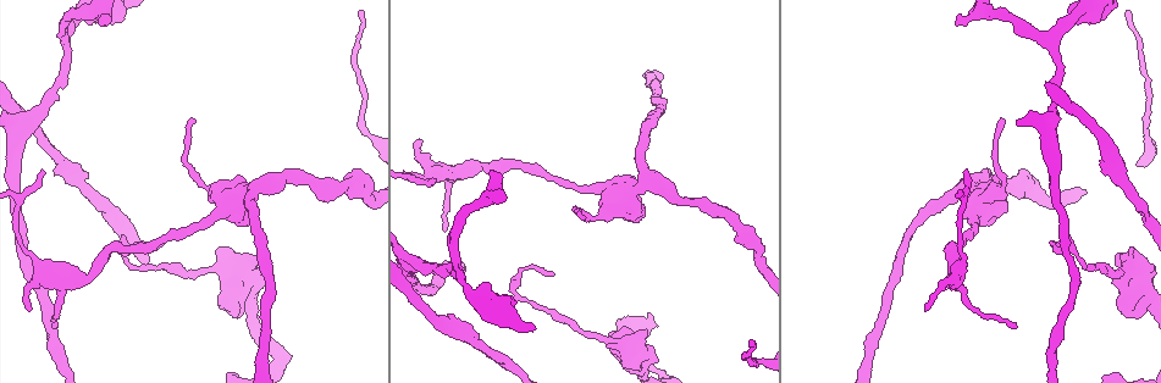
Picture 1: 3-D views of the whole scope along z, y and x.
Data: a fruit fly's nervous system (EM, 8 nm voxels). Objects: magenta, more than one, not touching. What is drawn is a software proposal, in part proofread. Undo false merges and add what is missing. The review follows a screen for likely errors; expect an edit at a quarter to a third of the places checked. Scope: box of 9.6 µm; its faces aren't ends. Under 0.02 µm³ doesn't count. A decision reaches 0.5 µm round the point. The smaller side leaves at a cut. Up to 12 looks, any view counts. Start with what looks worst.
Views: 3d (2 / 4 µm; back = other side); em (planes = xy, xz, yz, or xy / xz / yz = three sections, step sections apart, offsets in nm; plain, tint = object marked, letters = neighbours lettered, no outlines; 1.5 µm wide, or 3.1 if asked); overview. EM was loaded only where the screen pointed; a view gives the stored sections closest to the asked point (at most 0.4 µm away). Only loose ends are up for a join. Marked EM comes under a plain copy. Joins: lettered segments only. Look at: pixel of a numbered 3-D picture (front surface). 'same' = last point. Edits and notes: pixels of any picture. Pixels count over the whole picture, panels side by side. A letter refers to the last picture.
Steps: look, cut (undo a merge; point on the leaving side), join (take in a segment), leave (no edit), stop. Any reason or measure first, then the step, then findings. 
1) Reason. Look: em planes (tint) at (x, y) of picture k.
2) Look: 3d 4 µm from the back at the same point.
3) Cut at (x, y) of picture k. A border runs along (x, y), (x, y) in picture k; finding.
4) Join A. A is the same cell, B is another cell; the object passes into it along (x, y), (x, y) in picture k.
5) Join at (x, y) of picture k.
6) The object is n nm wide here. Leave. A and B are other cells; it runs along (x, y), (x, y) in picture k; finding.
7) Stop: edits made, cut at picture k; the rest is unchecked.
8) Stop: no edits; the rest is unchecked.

End of a long branch. Look: em planes (letters) at (103, 26) of picture 1.

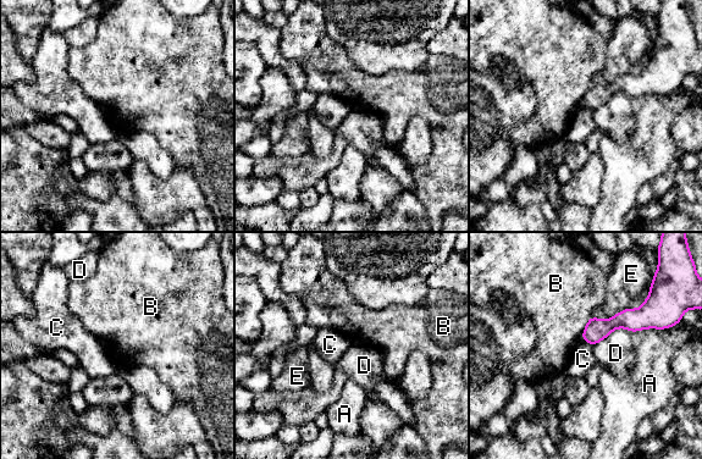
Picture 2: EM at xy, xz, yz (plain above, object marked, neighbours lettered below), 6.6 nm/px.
Leave. A, B, C, D and E are other cells; it runs along (653, 324), (615, 321), (585, 337) in picture 2; none of them fits.

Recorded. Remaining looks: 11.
Branch stops here. Look: 3d 4 µm from the back at (1015, 328) of picture 1.

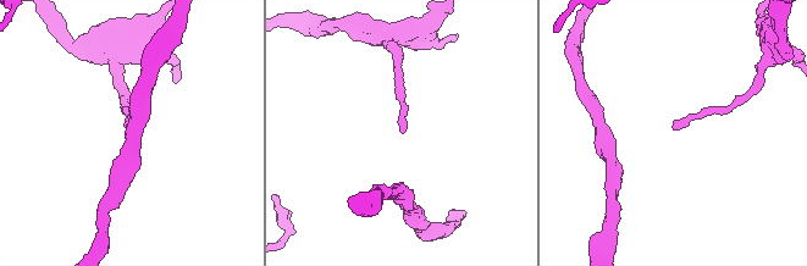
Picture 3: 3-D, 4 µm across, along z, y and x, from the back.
Look: em planes (letters) at (674, 126) of picture 3.

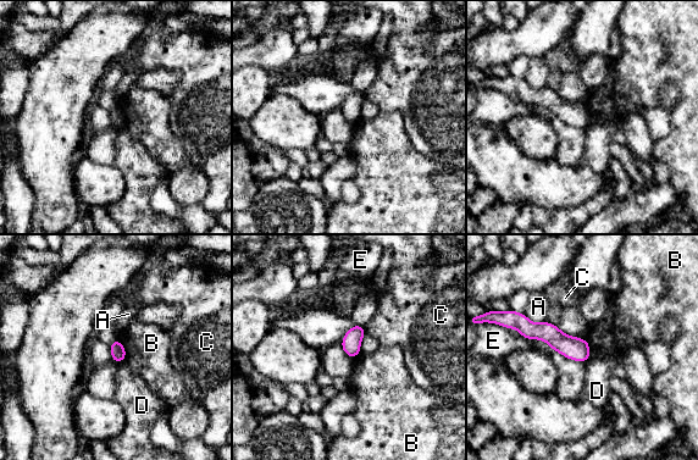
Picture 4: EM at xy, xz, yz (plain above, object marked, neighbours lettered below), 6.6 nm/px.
Leave. A, B, C, D and E are other cells; none of them fits.

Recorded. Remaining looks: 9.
A narrow waist. Look: em xy step 4 (letters) at (982, 201) of picture 1.

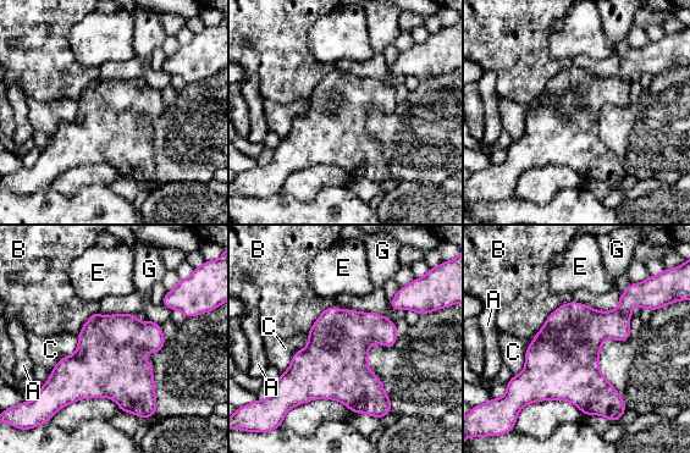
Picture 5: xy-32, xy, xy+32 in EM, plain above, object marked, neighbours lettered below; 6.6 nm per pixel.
Leave. A, B, C, E and G are other cells; a border runs along (308, 335), (281, 374) in picture 5; continuous, no second neuron.

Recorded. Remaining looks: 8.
Long arm stops here. Look: em xz step 4 (letters) at (584, 216) of picture 1.

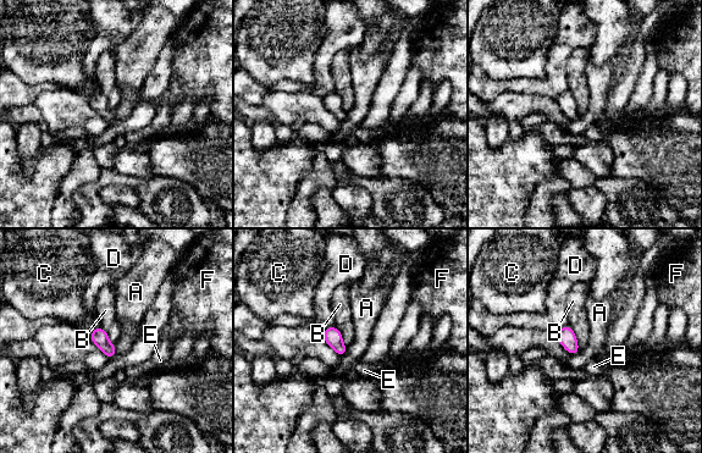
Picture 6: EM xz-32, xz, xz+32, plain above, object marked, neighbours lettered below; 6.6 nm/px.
Cut it another way. Look: em planes (letters) at the same point.

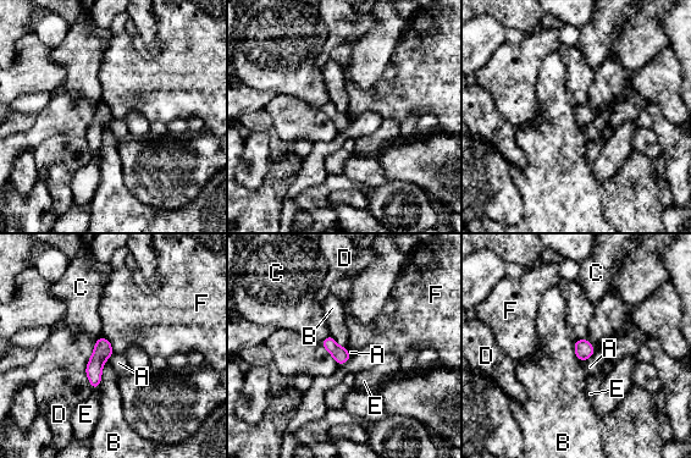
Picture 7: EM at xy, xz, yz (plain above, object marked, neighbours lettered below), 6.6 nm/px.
The object is 110 nm wide here. Leave. A, B, C, D, E and F are other cells; a border runs along (101, 335), (109, 341), (114, 352) in picture 7; none of them fits.

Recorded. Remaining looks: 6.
Look: 3d 4 µm at (419, 140) of picture 1.

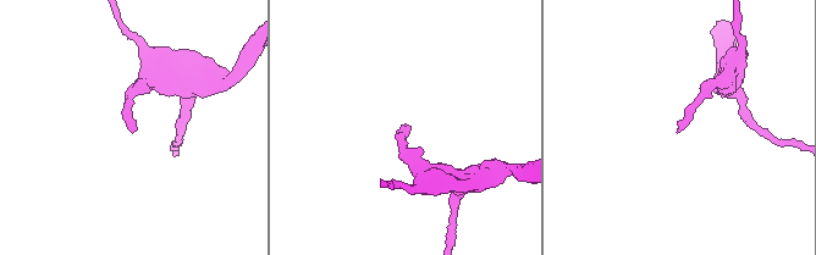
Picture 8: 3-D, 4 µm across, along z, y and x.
Look: em xy step 8 (letters) at (407, 125) of picture 8.

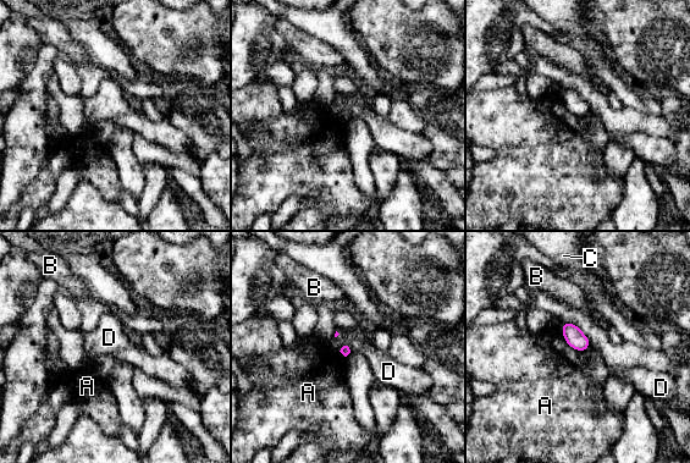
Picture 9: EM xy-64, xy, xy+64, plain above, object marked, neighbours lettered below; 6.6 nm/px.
Look: em planes (letters) at the same point.

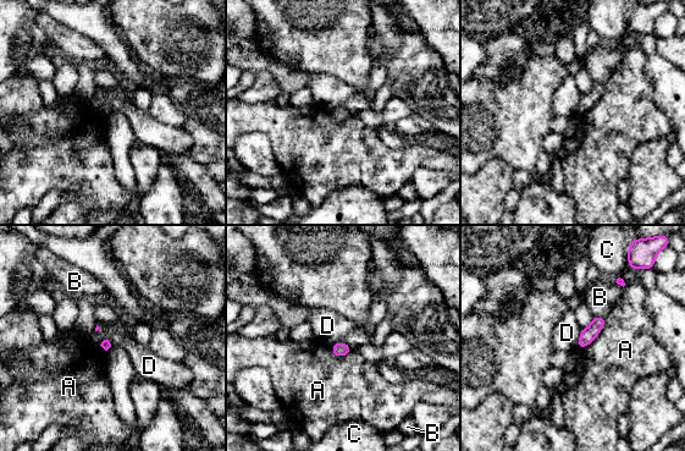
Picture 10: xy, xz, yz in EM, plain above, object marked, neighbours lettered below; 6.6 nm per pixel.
Leave. A, B, C and D are other cells; a border runs along (331, 345), (346, 342), (351, 346) in picture 10; no lettered segment goes on from it.

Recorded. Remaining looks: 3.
Stop: no edits; the rest is unchecked.

